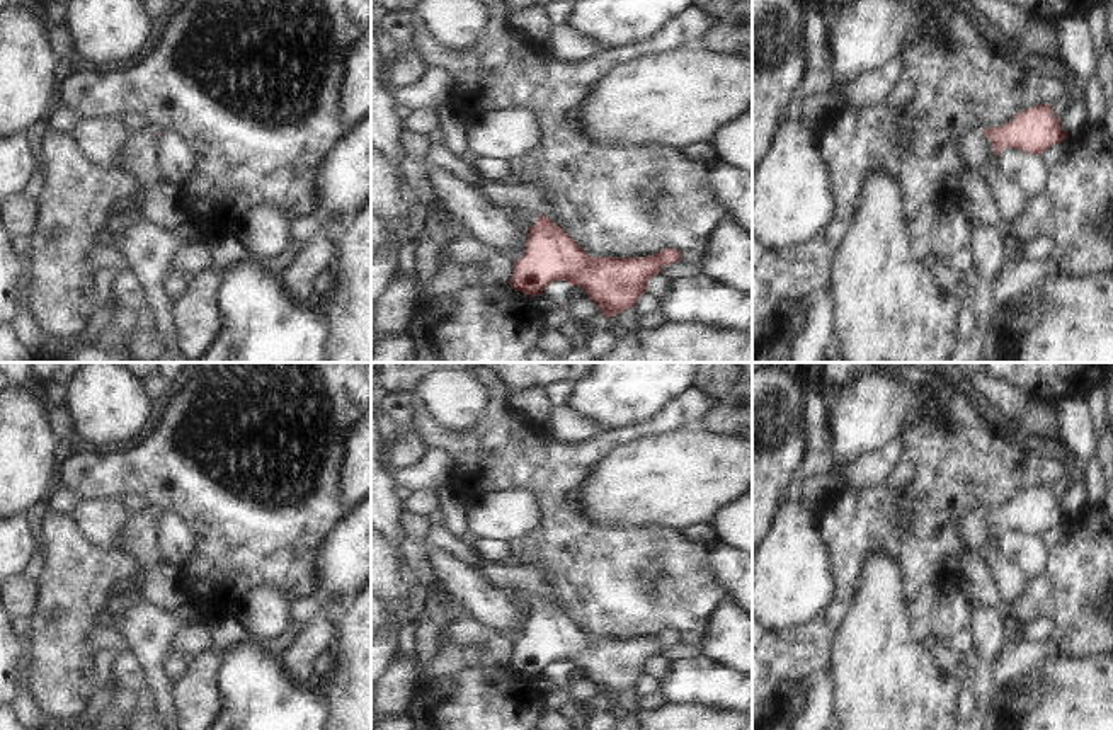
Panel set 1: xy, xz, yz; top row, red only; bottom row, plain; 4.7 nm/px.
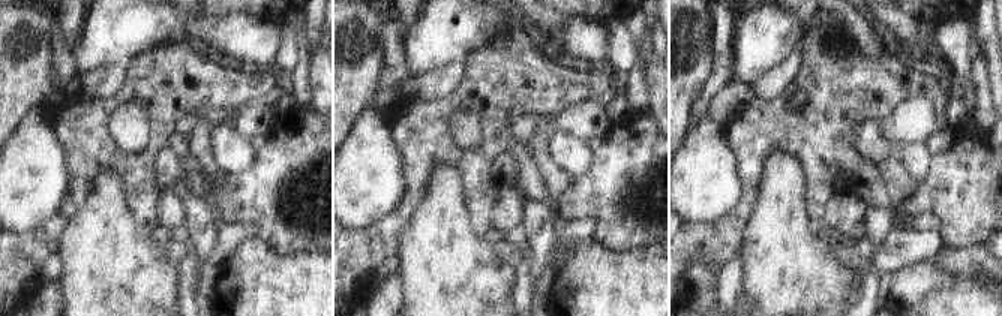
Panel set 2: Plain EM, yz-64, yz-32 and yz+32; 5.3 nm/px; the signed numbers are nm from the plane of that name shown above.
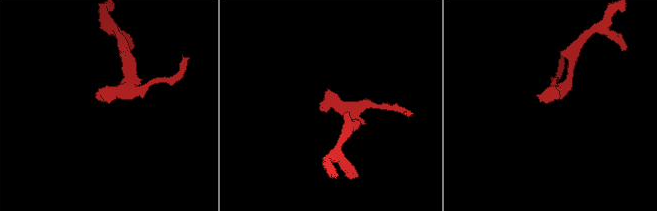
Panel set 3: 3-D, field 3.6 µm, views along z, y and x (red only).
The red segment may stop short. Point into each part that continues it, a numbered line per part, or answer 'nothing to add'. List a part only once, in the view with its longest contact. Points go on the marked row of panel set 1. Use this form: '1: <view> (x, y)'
1: yz (1011, 198)

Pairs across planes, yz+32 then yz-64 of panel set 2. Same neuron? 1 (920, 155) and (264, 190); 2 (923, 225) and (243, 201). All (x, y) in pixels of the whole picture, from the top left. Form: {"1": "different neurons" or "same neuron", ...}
{"1": "different neurons", "2": "different neurons"}

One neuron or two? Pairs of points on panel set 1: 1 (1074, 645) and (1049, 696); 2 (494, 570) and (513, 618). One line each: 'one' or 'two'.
1: two
2: two

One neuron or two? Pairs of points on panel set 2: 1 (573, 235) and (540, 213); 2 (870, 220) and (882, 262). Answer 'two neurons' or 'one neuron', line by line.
1: two neurons
2: two neurons

